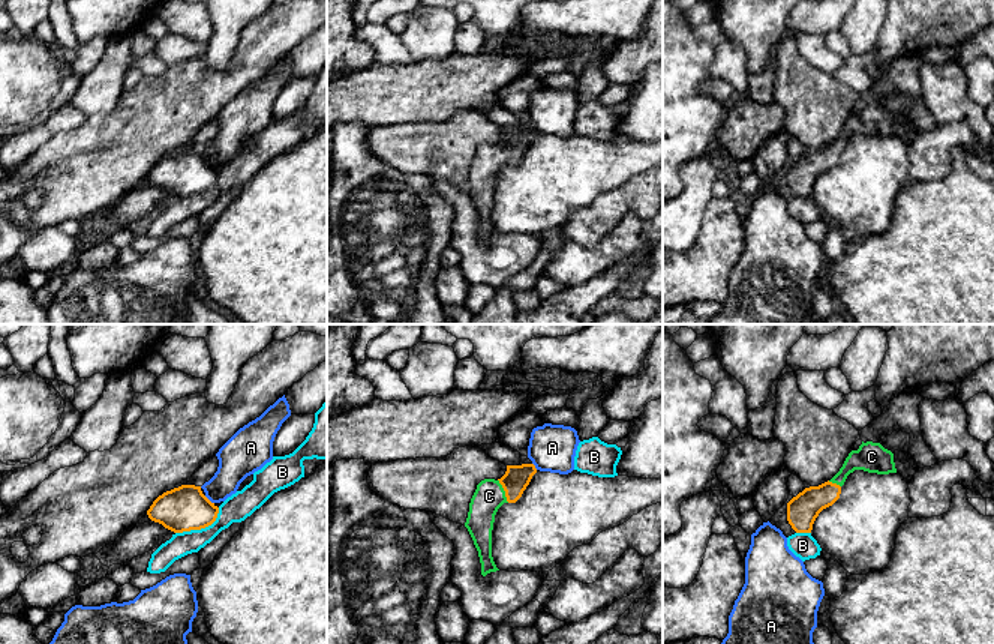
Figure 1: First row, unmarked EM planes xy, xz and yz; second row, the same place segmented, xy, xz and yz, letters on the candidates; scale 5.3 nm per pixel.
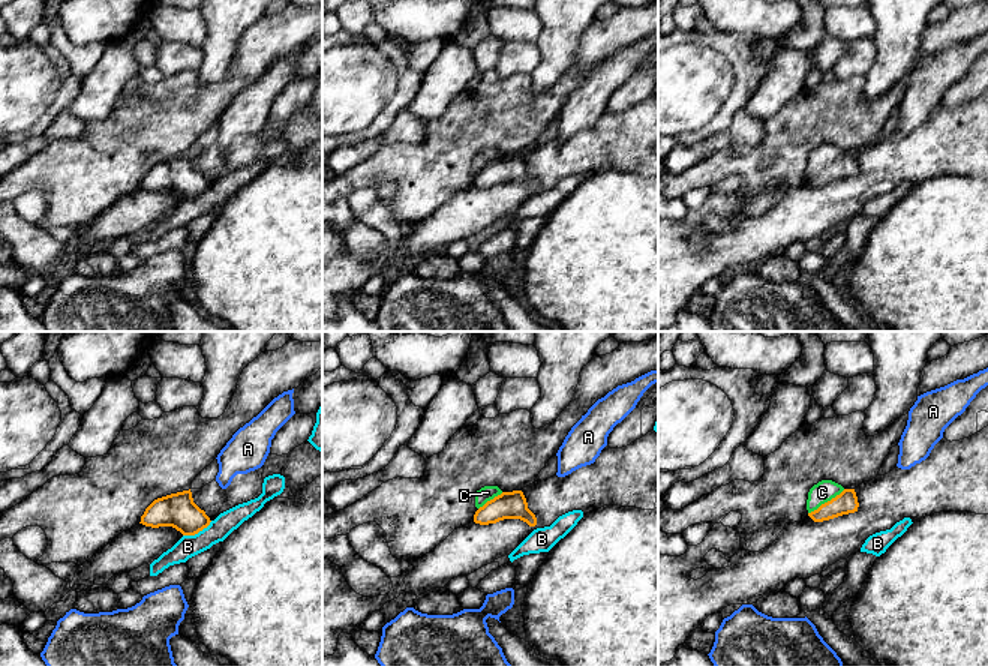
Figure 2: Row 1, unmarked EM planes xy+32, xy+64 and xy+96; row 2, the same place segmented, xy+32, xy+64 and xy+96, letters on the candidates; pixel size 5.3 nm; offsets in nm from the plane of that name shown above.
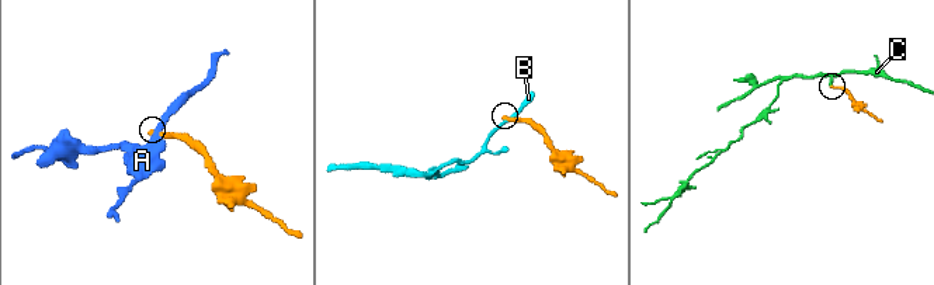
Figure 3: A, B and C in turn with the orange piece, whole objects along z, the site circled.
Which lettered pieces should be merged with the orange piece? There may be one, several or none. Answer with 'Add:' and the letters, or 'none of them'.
Add: C

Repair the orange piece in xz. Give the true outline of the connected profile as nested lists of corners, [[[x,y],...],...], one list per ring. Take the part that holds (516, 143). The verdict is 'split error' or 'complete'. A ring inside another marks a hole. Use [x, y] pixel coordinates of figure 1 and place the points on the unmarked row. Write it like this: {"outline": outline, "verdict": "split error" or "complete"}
{"outline": [[[534,128],[507,129],[501,143],[484,143],[477,149],[465,191],[478,215],[483,240],[499,234],[492,221],[492,194],[498,173],[504,167],[516,167],[535,137]]], "verdict": "split error"}

